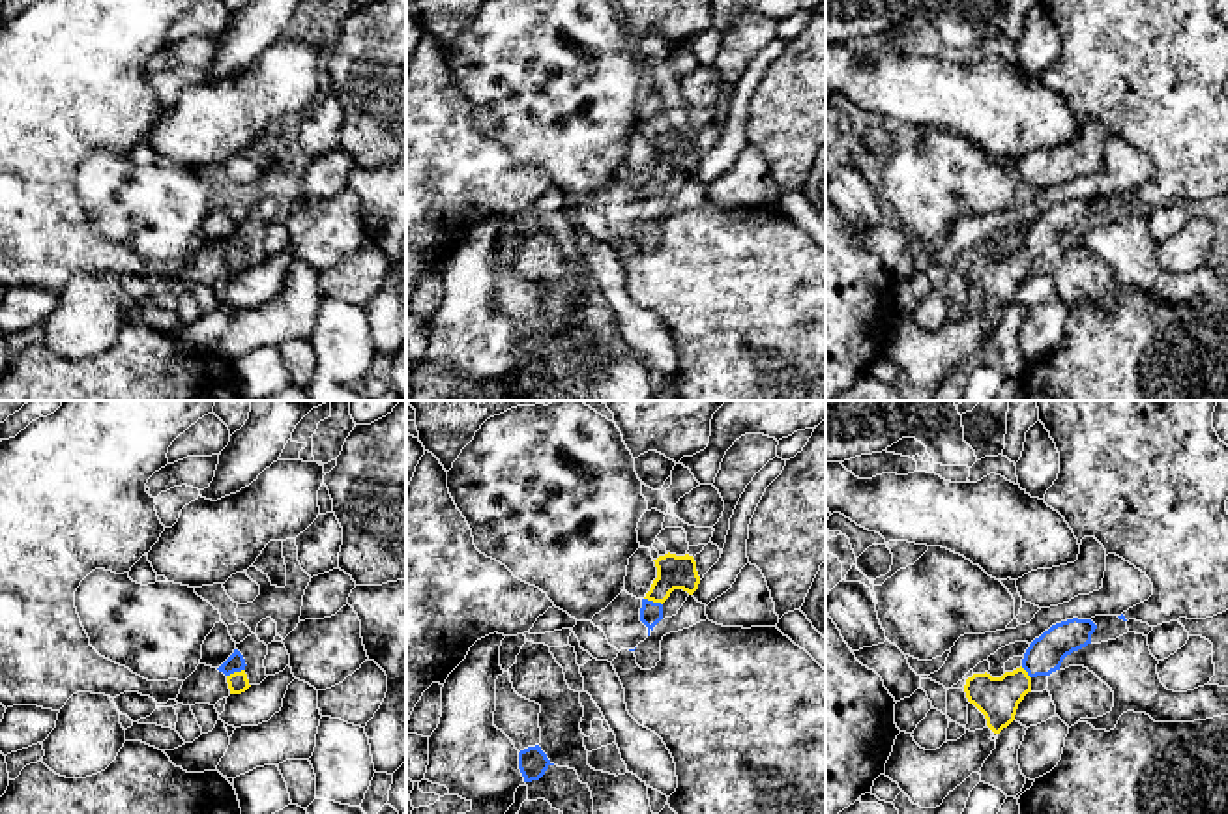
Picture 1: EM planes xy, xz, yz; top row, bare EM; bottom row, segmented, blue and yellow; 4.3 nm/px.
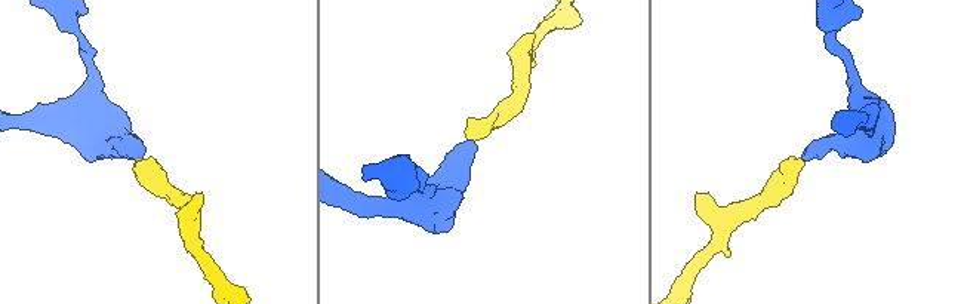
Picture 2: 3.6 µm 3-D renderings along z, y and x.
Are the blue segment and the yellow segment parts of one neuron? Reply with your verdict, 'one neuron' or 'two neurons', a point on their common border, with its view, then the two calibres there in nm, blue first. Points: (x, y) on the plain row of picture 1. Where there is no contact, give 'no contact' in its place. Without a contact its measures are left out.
one neuron; contact xy (234, 251); calibres 80 and 90 nm

